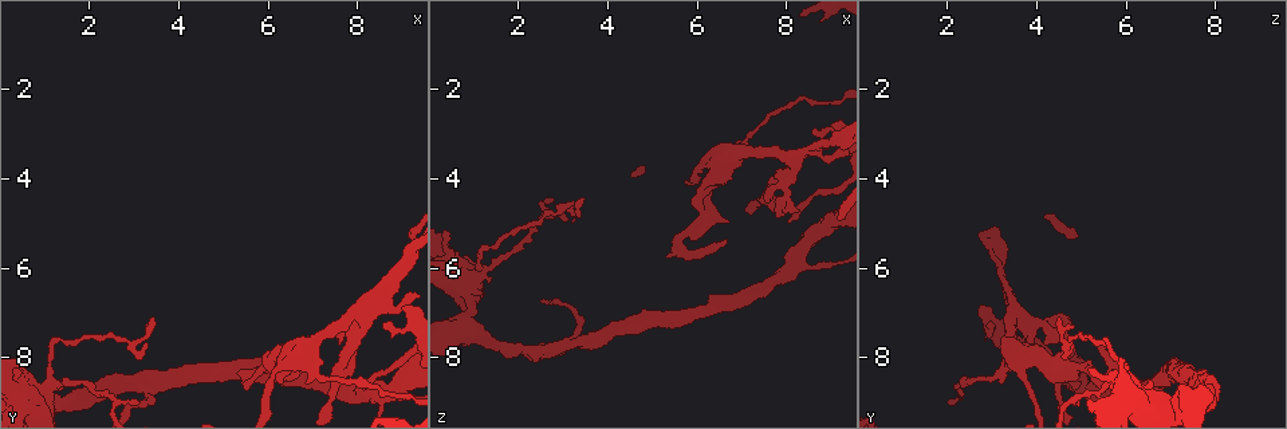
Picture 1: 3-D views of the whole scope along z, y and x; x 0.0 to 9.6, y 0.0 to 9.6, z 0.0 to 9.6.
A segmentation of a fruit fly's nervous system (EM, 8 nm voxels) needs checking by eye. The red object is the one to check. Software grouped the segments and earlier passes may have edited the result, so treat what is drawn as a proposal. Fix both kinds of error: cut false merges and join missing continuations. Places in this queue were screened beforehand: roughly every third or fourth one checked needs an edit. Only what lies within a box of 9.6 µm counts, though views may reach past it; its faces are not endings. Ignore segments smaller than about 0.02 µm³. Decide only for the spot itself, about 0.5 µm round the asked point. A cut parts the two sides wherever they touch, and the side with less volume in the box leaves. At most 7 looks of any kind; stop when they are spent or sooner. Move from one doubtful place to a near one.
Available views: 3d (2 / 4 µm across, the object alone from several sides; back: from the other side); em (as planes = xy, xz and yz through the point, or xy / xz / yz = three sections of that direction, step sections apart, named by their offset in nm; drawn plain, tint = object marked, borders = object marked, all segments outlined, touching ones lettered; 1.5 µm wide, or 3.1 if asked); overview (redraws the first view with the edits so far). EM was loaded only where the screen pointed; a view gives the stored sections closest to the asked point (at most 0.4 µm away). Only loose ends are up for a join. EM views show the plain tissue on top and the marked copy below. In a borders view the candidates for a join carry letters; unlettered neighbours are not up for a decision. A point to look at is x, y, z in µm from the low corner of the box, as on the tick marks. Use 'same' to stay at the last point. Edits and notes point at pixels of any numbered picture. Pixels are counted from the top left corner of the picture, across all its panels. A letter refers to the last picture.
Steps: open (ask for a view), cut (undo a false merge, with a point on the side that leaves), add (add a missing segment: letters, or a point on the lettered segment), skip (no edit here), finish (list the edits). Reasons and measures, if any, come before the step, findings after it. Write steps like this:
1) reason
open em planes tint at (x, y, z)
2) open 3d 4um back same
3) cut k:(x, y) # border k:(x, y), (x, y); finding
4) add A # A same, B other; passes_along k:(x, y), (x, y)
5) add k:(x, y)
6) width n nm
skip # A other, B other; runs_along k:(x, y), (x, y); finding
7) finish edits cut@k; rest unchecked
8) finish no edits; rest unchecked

open em xz step 8 tint at (5.65, 8.55, 5.45)

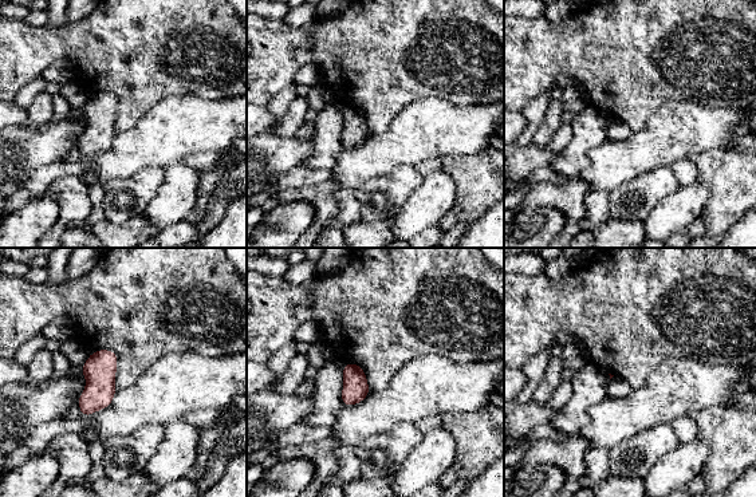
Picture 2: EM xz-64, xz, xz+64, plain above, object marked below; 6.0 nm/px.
cut it another way
open em planes borders same

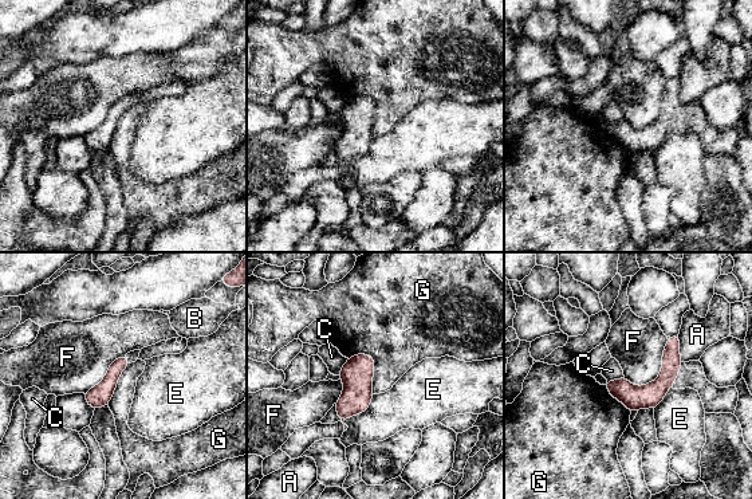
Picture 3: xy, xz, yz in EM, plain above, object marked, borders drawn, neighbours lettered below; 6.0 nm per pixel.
skip # A other, B other, C other, E other, F other, G other; border 3:(347, 357), (373, 358), (374, 393); all the same cell

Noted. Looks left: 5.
free end
open em planes borders at (8.00, 8.55, 4.95)

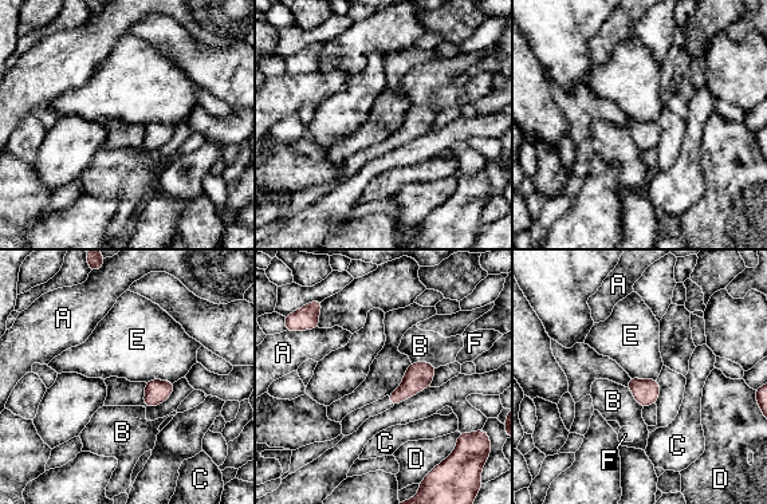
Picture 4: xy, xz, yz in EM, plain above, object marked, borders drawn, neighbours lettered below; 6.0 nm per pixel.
skip # A other, B other, C other, D other, E other, F other; border 4:(173, 381), (148, 380), (145, 382); none of them fits

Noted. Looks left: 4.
open 3d 2um back at (3.20, 8.10, 4.70)

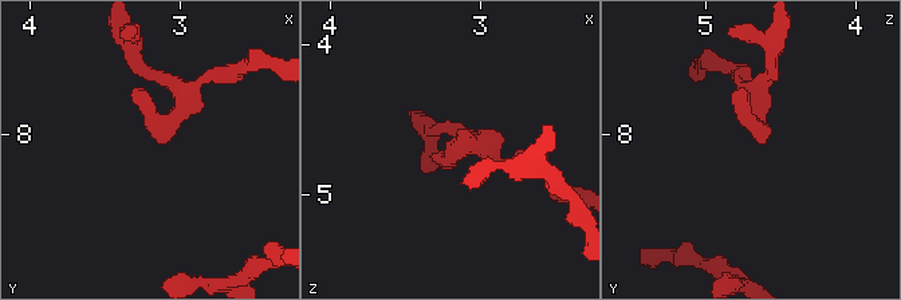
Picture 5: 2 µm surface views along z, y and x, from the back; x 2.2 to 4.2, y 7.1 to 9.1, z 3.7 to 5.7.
open em yz step 4 borders at (3.14, 8.06, 4.66)

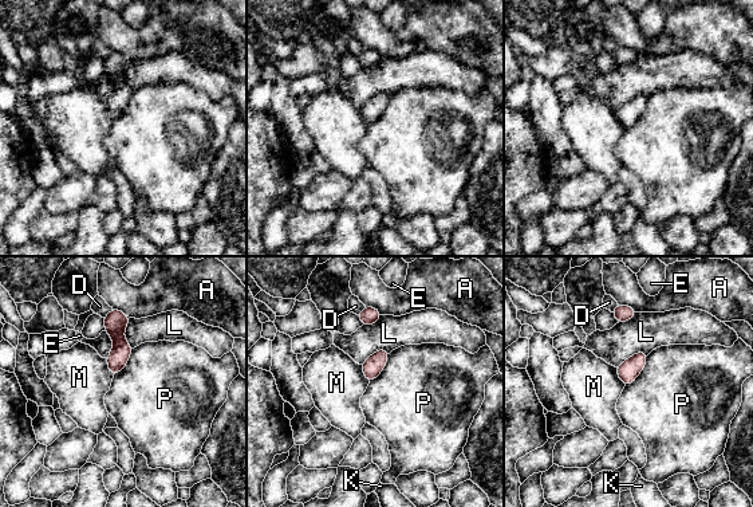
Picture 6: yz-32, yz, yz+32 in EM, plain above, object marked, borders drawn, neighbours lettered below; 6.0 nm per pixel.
skip # A other, D other, E other, K other, L other, M other, P other; border 6:(649, 354), (642, 372), (625, 386); none of them fits

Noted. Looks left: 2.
finish no edits; rest unchecked

